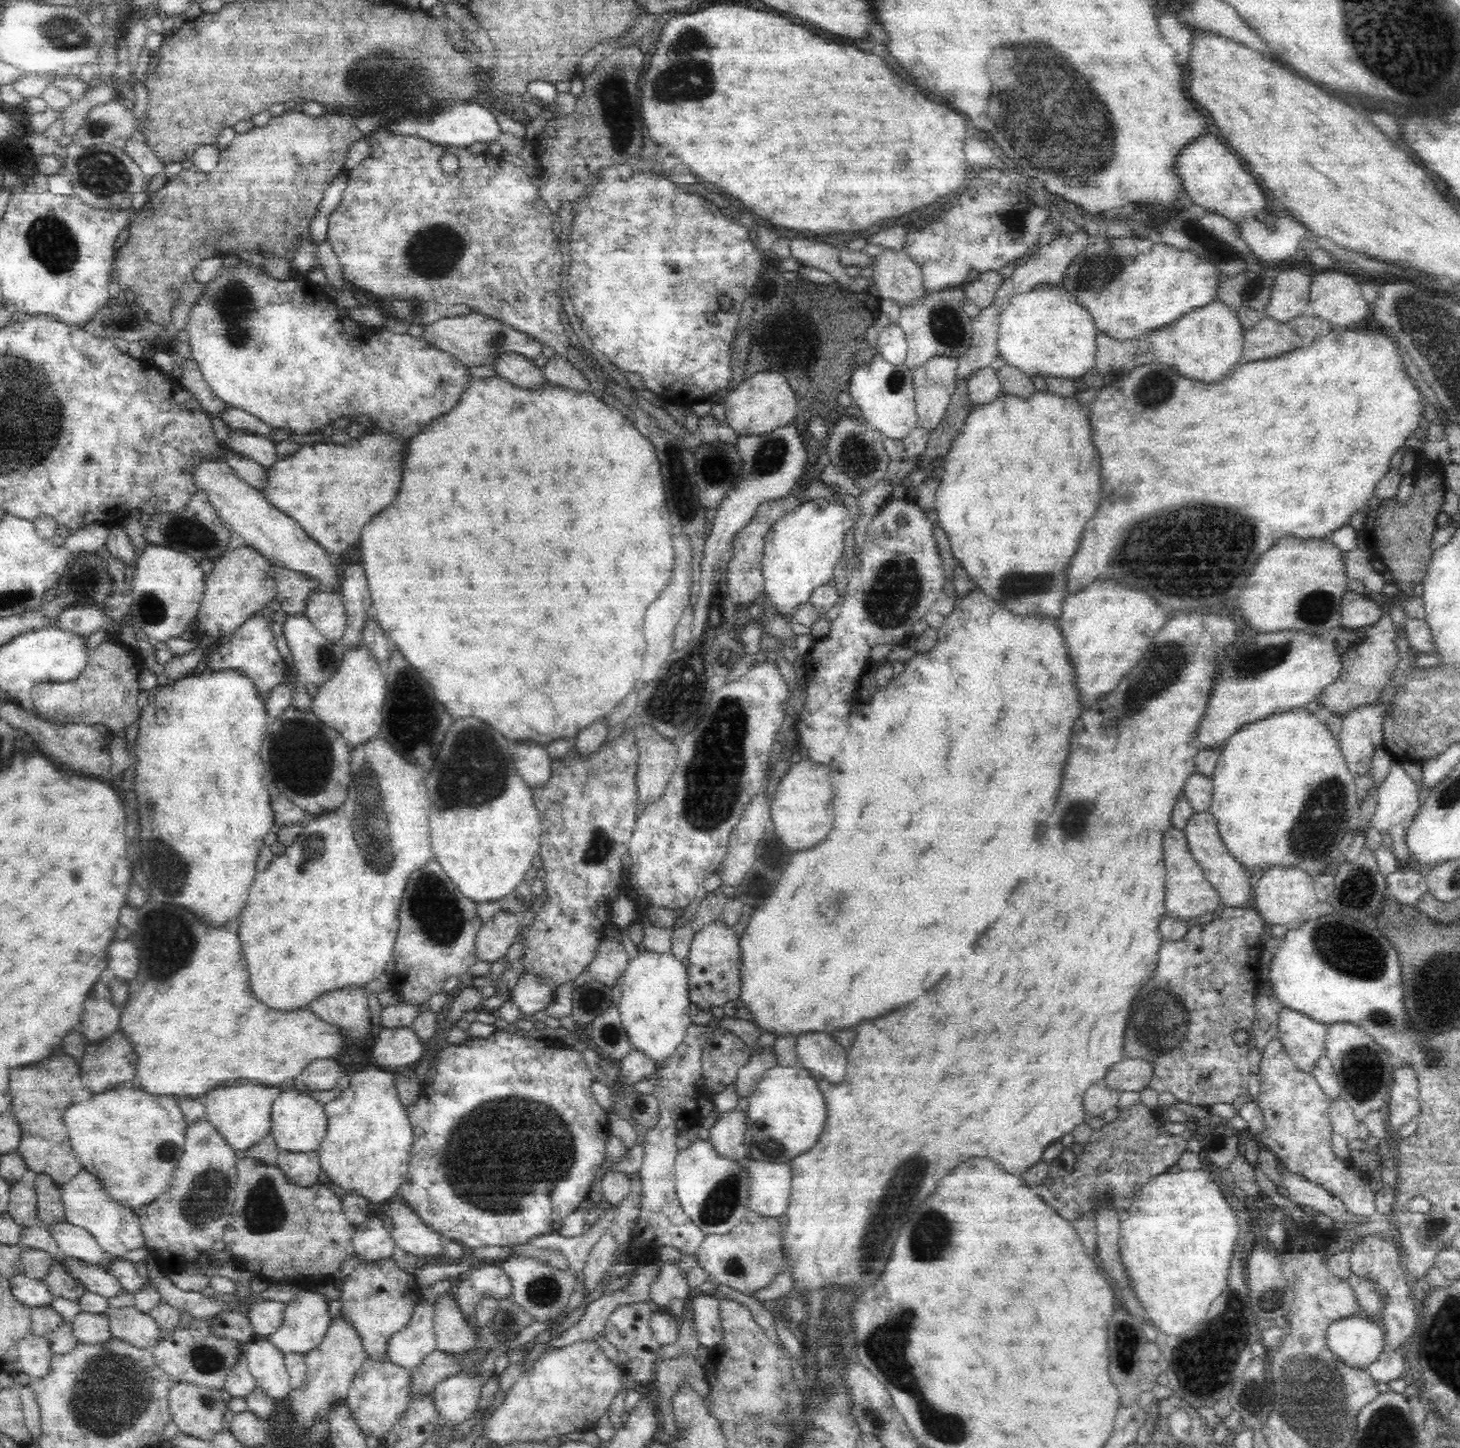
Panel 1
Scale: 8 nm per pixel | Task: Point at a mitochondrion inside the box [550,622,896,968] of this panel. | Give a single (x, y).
(713, 776)

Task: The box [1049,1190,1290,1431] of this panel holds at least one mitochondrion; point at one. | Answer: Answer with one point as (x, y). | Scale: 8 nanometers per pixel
(1206, 1360)

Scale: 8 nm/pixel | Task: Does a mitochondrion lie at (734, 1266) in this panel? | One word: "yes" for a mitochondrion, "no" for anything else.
yes

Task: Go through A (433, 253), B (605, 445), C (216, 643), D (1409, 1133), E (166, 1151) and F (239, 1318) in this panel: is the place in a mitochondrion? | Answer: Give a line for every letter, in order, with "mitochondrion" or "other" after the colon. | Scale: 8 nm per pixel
A: mitochondrion
B: other
C: other
D: other
E: mitochondrion
F: other

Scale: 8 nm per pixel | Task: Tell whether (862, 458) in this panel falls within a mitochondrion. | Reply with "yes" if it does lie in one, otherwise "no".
yes

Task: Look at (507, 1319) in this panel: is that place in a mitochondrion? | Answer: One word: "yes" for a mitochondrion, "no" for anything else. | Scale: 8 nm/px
yes

